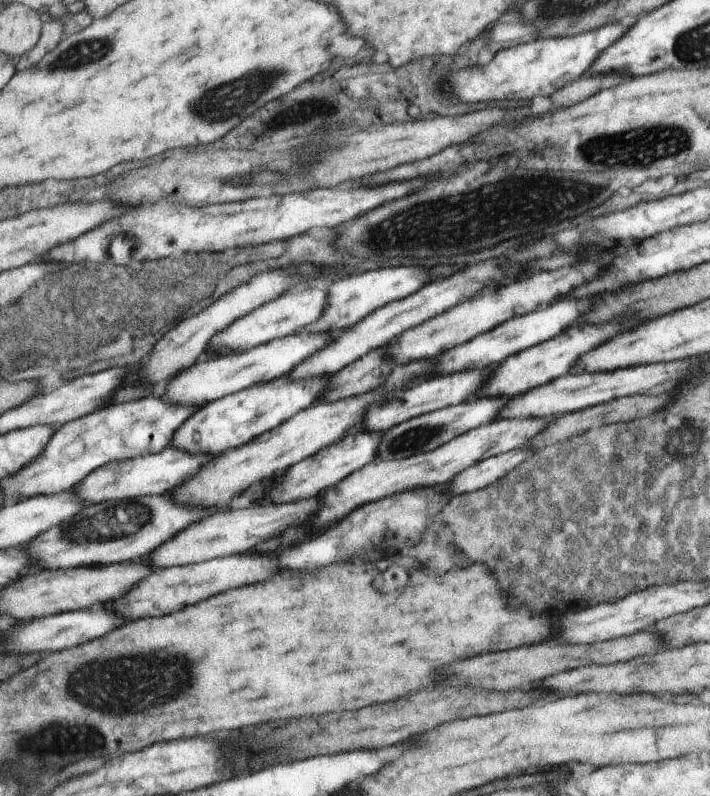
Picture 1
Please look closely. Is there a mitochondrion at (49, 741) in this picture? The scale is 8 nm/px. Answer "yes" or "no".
yes

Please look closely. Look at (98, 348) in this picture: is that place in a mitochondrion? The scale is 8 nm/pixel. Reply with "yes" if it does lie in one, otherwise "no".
yes

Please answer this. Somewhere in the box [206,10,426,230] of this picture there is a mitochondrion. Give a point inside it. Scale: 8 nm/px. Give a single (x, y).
(299, 113)

